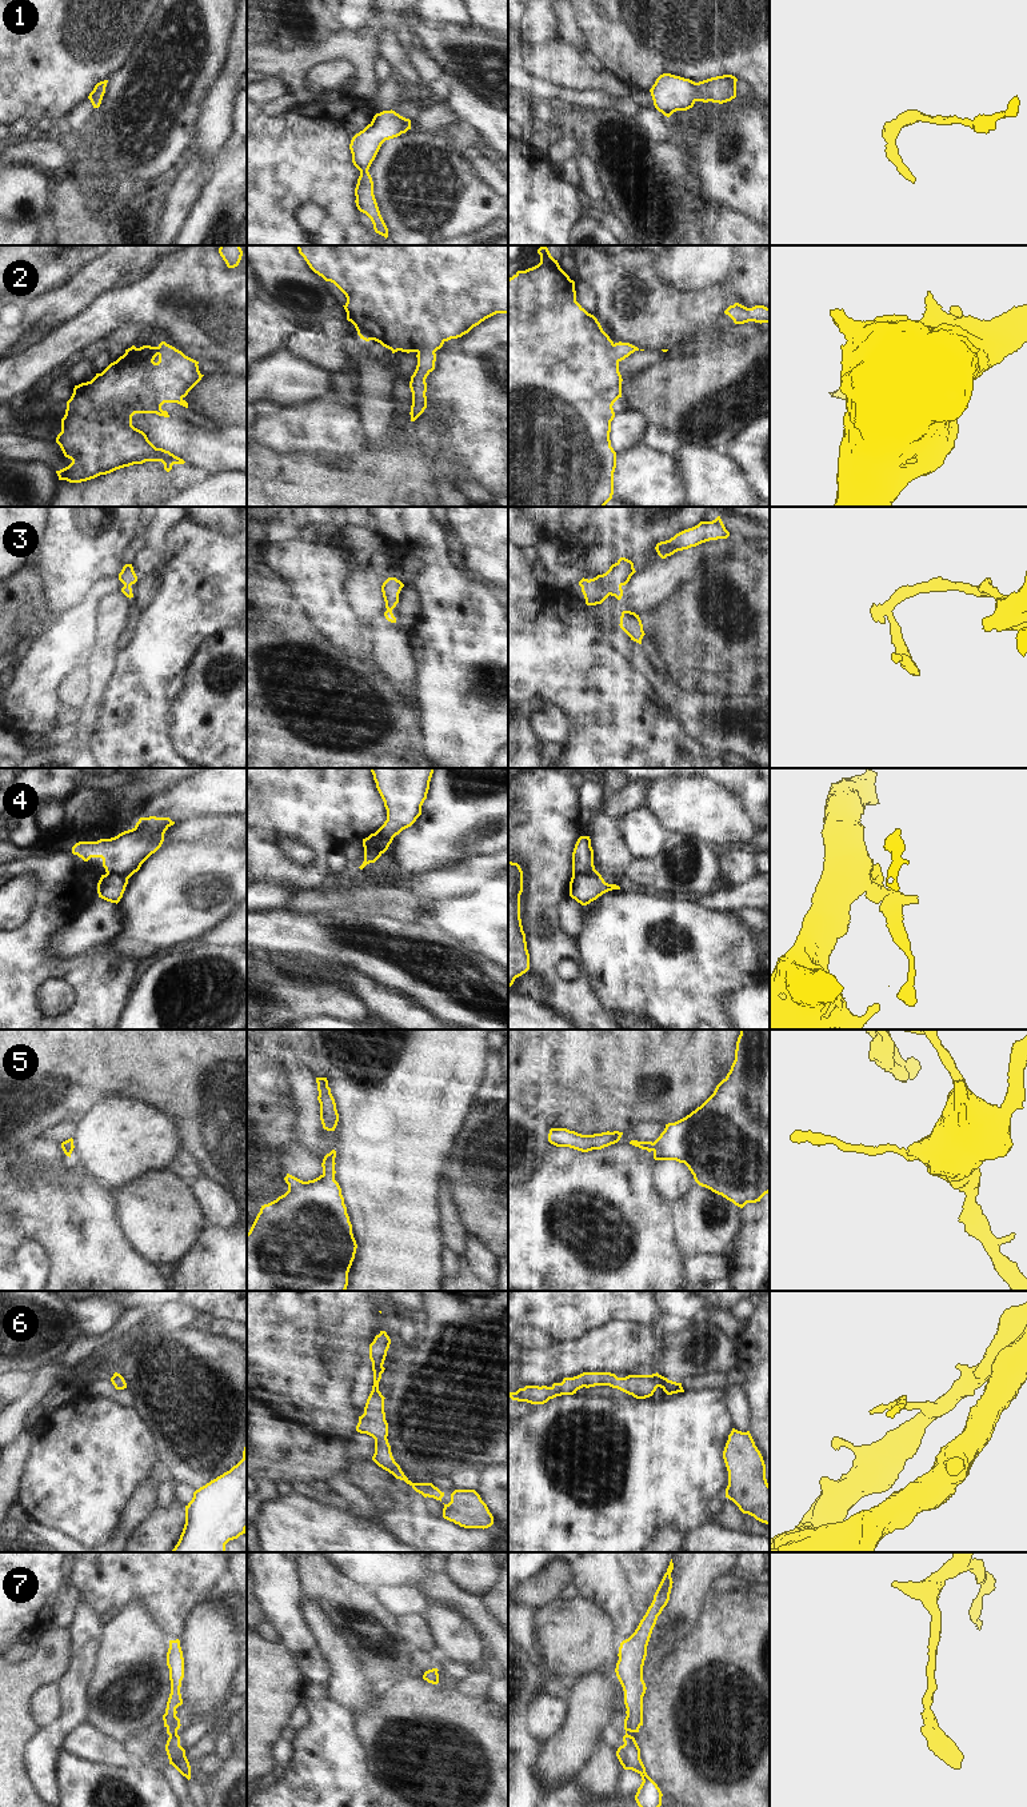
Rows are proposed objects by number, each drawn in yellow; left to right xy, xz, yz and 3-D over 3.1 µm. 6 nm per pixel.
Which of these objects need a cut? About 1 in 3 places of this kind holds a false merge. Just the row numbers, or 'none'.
4

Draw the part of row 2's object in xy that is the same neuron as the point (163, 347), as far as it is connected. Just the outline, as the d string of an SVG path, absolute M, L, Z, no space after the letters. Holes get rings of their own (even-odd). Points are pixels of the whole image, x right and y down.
M161 341L157 347L132 345L116 361L87 383L75 385L61 419L61 432L56 437L65 457L72 463L56 471L59 480L81 483L116 469L145 461L161 461L169 472L173 464L185 461L169 451L156 448L147 435L132 425L135 413L156 413L169 417L161 409L164 403L177 403L188 408L184 397L201 380L199 361Z

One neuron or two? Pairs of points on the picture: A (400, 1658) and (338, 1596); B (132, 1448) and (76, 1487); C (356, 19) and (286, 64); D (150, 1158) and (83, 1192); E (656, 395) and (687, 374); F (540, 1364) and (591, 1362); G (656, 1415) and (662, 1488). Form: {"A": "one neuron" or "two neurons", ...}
{"A": "one neuron", "B": "one neuron", "C": "two neurons", "D": "two neurons", "E": "one neuron", "F": "one neuron", "G": "one neuron"}

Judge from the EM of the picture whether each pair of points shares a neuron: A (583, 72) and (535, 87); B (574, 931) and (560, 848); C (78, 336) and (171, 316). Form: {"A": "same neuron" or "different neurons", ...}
{"A": "different neurons", "B": "different neurons", "C": "same neuron"}

